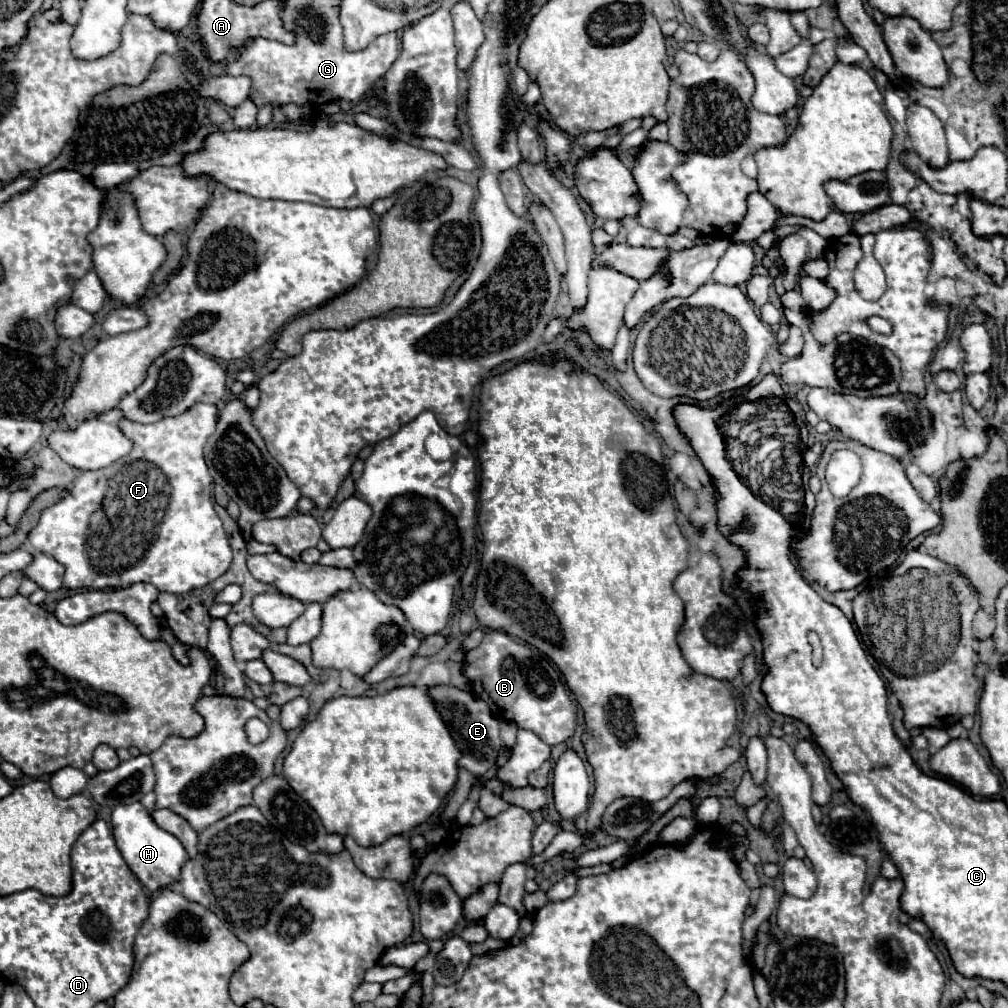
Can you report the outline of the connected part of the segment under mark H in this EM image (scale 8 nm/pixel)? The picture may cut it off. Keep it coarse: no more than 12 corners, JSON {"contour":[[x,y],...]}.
{"contour":[[141,803],[117,805],[113,839],[149,891],[179,879],[187,851]]}

